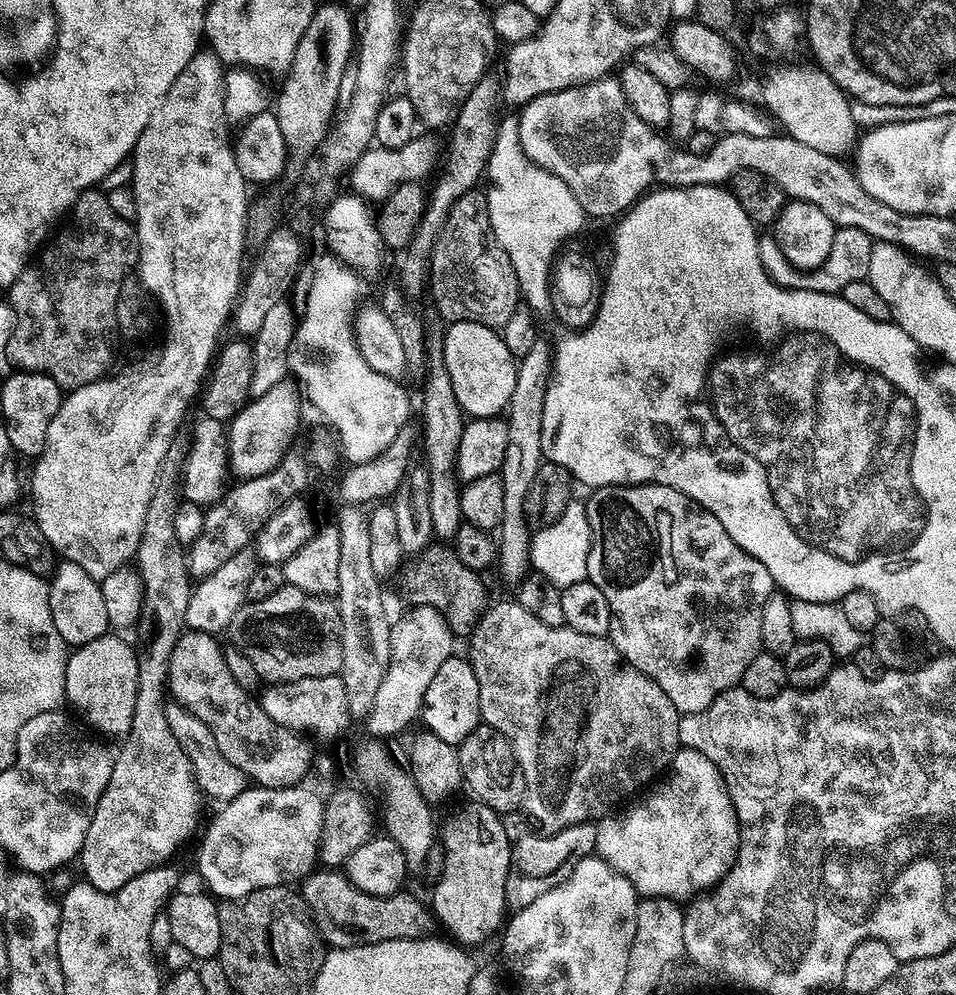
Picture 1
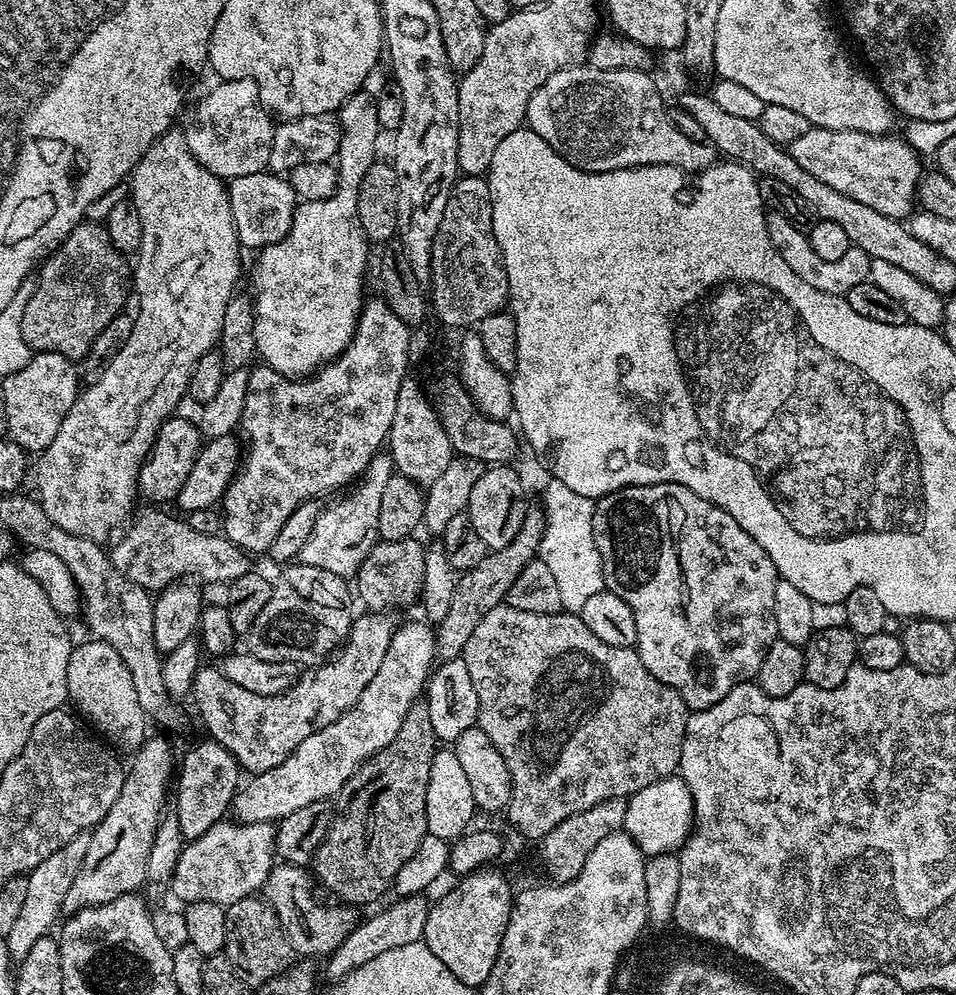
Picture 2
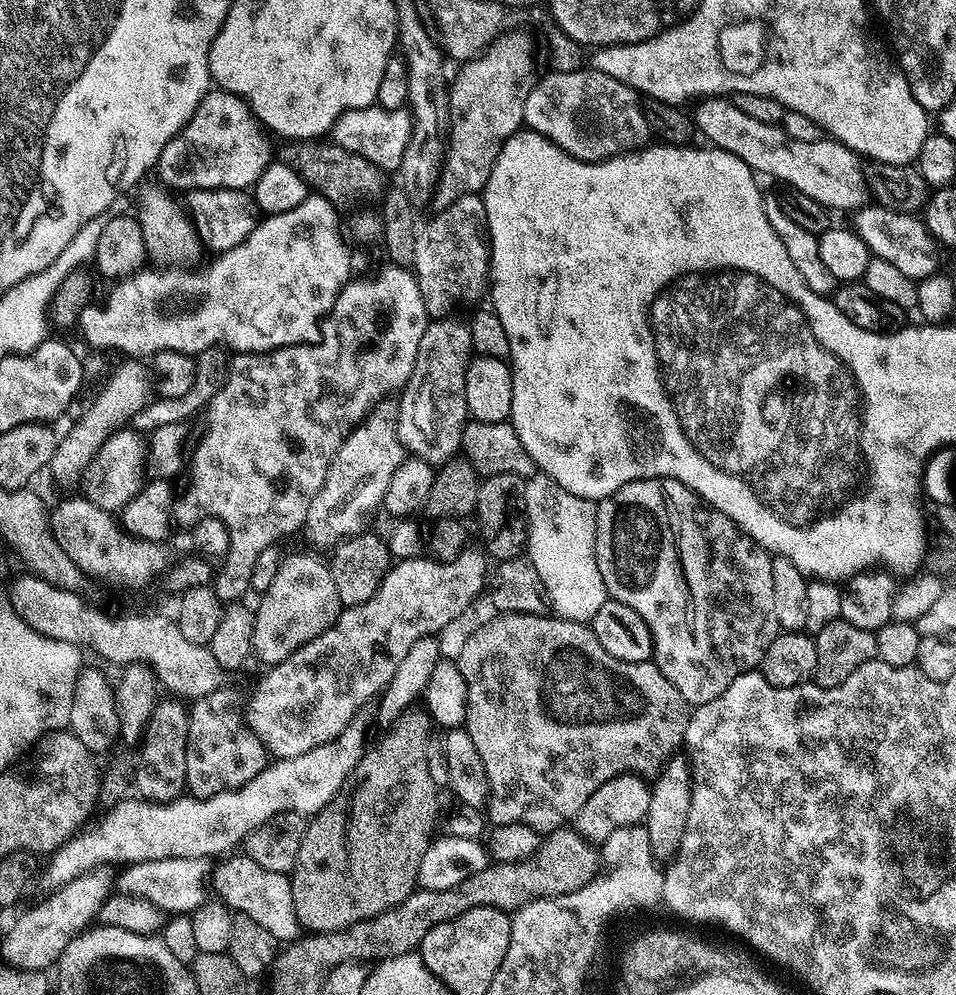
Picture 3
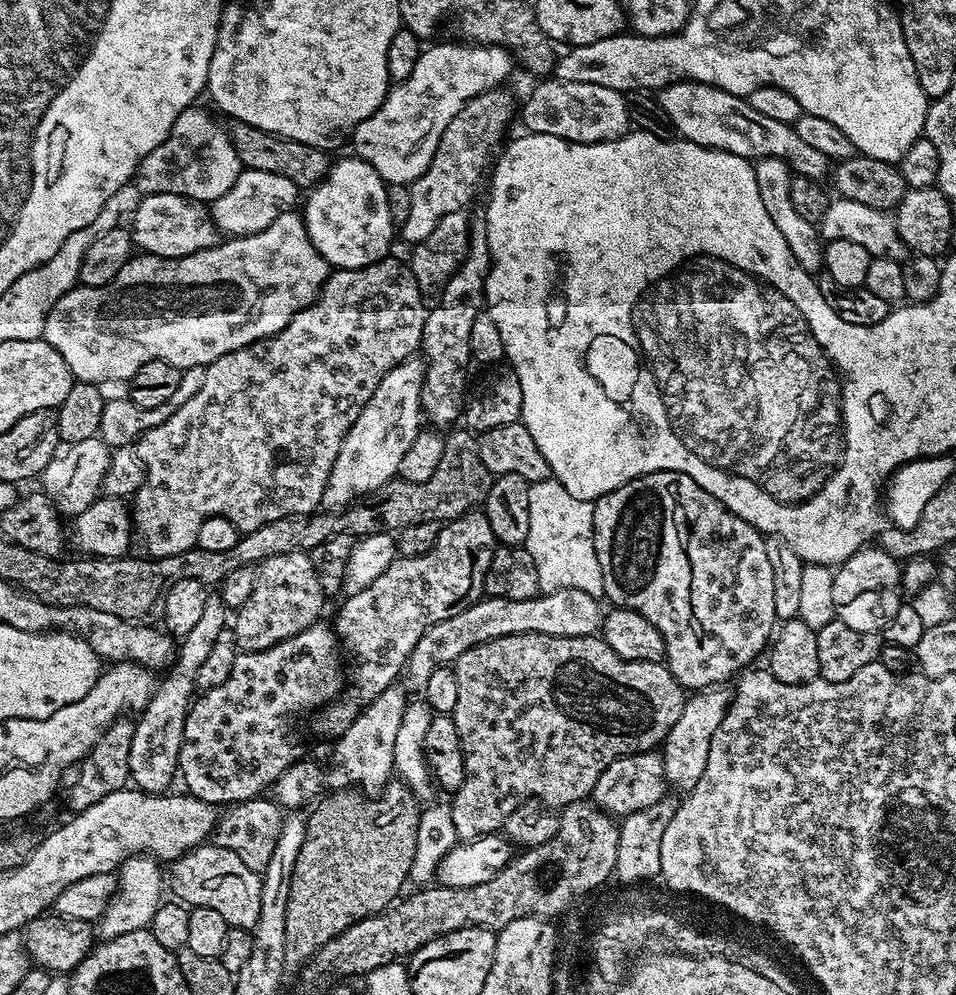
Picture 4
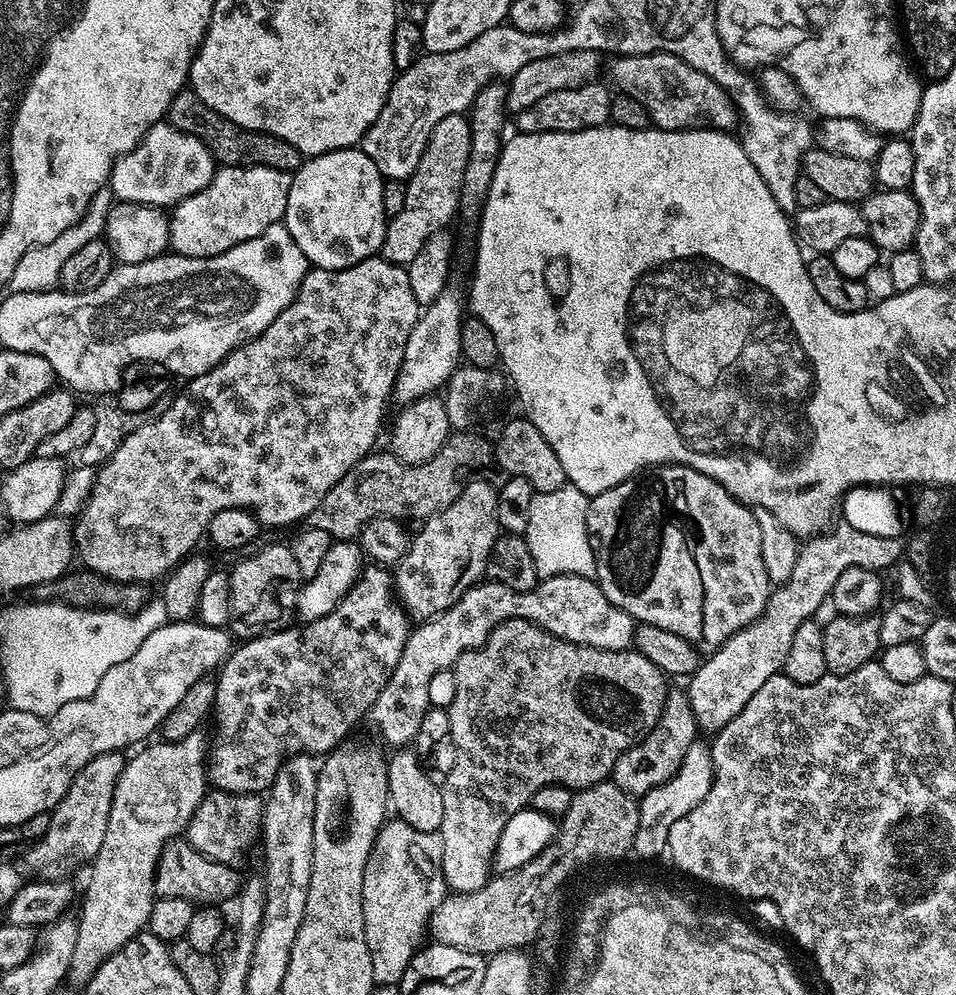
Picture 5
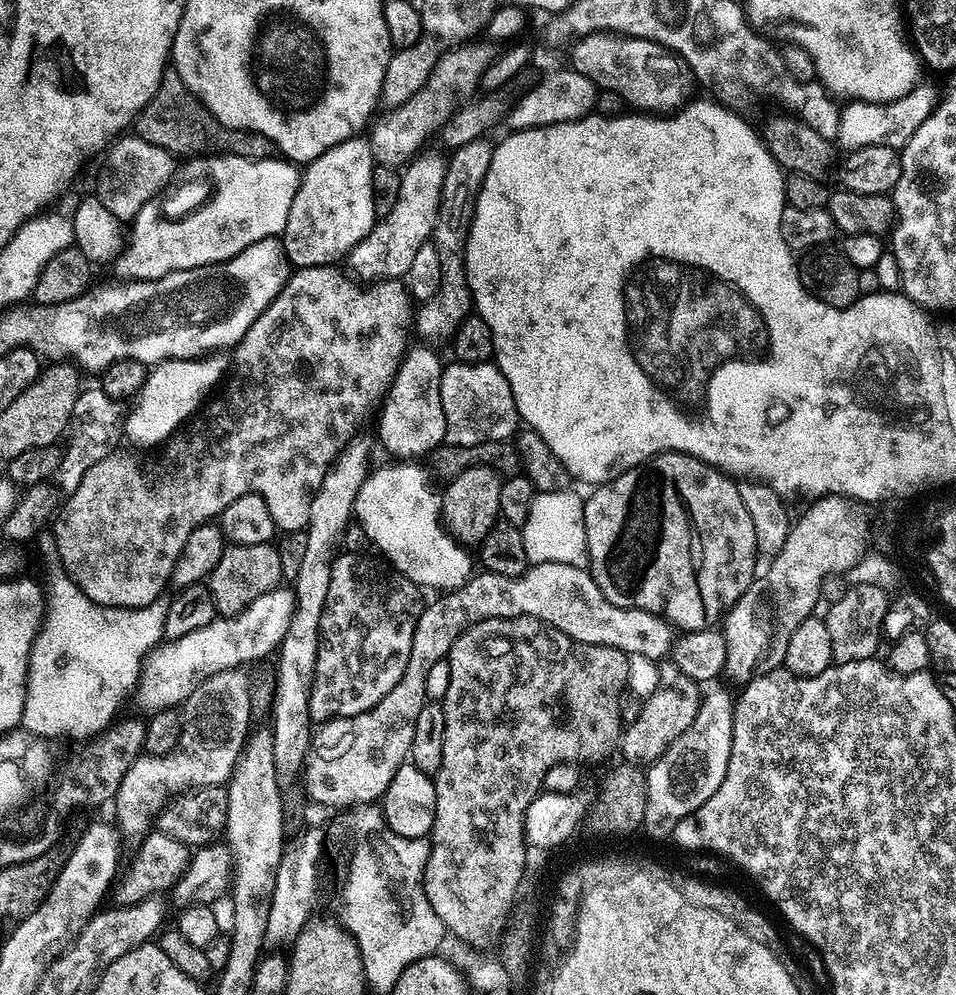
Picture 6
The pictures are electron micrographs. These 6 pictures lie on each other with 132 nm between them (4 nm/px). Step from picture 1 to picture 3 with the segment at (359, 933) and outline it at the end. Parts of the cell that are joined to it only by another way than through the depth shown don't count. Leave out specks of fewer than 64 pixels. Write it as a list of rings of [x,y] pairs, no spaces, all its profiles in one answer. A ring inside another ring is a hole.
[[[246,854],[229,855],[211,875],[210,882],[216,886],[215,895],[224,901],[226,907],[233,913],[254,918],[258,926],[270,930],[270,934],[278,942],[291,942],[299,940],[302,929],[298,920],[298,914],[294,912],[294,894],[292,893],[292,881],[285,873],[266,870],[258,866]]]

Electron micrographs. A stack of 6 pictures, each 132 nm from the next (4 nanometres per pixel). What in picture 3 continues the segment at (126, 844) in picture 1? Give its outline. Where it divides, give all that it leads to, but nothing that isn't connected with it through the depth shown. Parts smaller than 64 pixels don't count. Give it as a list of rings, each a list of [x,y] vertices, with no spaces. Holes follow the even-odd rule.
[[[96,867],[92,872],[74,878],[74,882],[49,891],[50,894],[45,900],[40,900],[33,908],[26,909],[13,922],[12,929],[4,940],[3,959],[25,972],[44,972],[51,964],[53,967],[66,946],[70,946],[72,939],[99,917],[102,905],[109,903],[114,892],[114,876],[107,871],[111,872],[107,867]]]

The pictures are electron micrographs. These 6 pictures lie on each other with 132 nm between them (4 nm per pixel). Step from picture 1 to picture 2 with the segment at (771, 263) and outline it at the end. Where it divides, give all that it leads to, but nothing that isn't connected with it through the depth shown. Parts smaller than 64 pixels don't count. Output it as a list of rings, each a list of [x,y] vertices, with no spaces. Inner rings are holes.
[[[768,212],[767,218],[768,233],[774,242],[774,250],[782,254],[782,262],[786,262],[786,266],[790,266],[790,270],[794,270],[794,274],[798,274],[798,278],[806,282],[806,286],[814,286],[814,290],[822,290],[831,296],[847,297],[848,292],[854,290],[854,286],[869,283],[873,259],[861,248],[849,246],[846,254],[838,258],[838,262],[826,262],[818,254],[814,254],[814,248],[810,246],[807,235],[791,220],[777,212]]]

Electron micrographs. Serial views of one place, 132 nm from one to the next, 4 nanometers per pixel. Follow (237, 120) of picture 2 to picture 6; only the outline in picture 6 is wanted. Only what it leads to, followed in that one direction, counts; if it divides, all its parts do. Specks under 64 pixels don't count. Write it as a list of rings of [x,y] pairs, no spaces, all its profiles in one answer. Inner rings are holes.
[[[124,134],[107,149],[108,161],[100,172],[98,195],[120,221],[131,221],[146,202],[157,199],[173,183],[177,157],[139,134]],[[172,180],[172,181],[171,181]],[[170,183],[168,186],[167,184]],[[165,187],[165,188],[164,188]],[[164,188],[164,189],[163,189]],[[161,191],[161,192],[160,192]]]

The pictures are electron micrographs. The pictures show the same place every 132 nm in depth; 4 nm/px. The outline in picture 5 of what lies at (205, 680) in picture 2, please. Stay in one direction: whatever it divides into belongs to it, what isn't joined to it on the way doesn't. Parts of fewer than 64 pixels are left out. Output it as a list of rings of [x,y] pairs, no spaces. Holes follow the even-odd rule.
[[[477,478],[470,481],[466,487],[462,490],[462,494],[458,494],[458,498],[454,502],[450,502],[450,506],[446,506],[446,510],[442,510],[438,514],[429,516],[427,520],[423,521],[419,525],[420,533],[413,535],[411,537],[410,543],[408,545],[408,552],[404,557],[401,558],[399,564],[395,565],[394,568],[394,587],[396,589],[396,595],[401,604],[404,605],[405,612],[408,613],[409,617],[413,621],[423,622],[434,618],[438,614],[445,612],[450,606],[454,606],[454,602],[458,602],[458,598],[462,598],[462,594],[466,594],[466,590],[470,590],[475,584],[481,583],[485,579],[486,573],[488,571],[488,559],[492,553],[492,547],[494,542],[502,535],[502,529],[500,523],[498,522],[498,498],[496,497],[497,489],[495,487],[491,488],[487,484],[487,479]]]

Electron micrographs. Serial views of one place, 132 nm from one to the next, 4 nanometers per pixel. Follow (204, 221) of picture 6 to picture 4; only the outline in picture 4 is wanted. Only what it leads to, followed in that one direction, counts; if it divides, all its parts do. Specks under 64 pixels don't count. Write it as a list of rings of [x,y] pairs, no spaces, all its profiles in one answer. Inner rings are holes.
[[[244,168],[240,177],[234,182],[234,186],[230,186],[230,190],[222,194],[222,198],[211,201],[211,220],[228,238],[258,234],[266,230],[266,226],[270,226],[274,218],[291,212],[297,207],[296,195],[298,195],[297,186],[294,182],[290,182],[290,178],[282,174],[270,174],[266,170]]]

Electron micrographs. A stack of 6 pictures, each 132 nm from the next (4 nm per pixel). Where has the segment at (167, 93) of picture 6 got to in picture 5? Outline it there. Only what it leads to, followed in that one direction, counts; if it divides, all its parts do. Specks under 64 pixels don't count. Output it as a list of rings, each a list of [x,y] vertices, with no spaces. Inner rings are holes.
[[[188,86],[183,88],[170,102],[166,120],[178,130],[182,130],[186,134],[194,134],[194,138],[202,141],[221,165],[229,168],[266,166],[291,174],[296,172],[302,163],[300,151],[294,146],[290,146],[290,142],[286,142],[274,134],[246,130],[242,126],[238,126],[238,122],[230,122],[230,118],[218,114],[218,110],[206,106],[206,102],[202,102],[202,98],[198,98],[198,94]]]

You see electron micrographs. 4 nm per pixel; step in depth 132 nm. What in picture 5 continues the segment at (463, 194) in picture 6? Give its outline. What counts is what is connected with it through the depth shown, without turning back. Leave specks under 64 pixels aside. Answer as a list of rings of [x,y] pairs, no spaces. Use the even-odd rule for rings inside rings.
[[[449,282],[434,298],[432,304],[427,305],[416,318],[414,330],[410,330],[410,338],[406,338],[406,350],[402,354],[402,366],[398,370],[396,387],[394,389],[394,400],[397,405],[411,404],[412,401],[439,393],[447,385],[448,380],[461,367],[462,357],[462,322],[466,318],[466,288],[456,282]]]

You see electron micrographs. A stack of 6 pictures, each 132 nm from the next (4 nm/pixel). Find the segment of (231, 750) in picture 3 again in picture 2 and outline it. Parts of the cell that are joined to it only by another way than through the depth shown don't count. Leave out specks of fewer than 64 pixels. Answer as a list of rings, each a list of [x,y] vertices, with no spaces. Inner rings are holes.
[[[203,738],[184,756],[184,761],[178,764],[178,784],[180,780],[180,789],[175,789],[174,800],[176,796],[176,807],[174,813],[177,816],[178,826],[185,841],[191,842],[197,840],[210,826],[220,823],[225,819],[226,813],[232,807],[232,801],[236,799],[238,789],[241,787],[242,769],[240,763],[232,757],[230,750],[226,750],[214,739]]]

